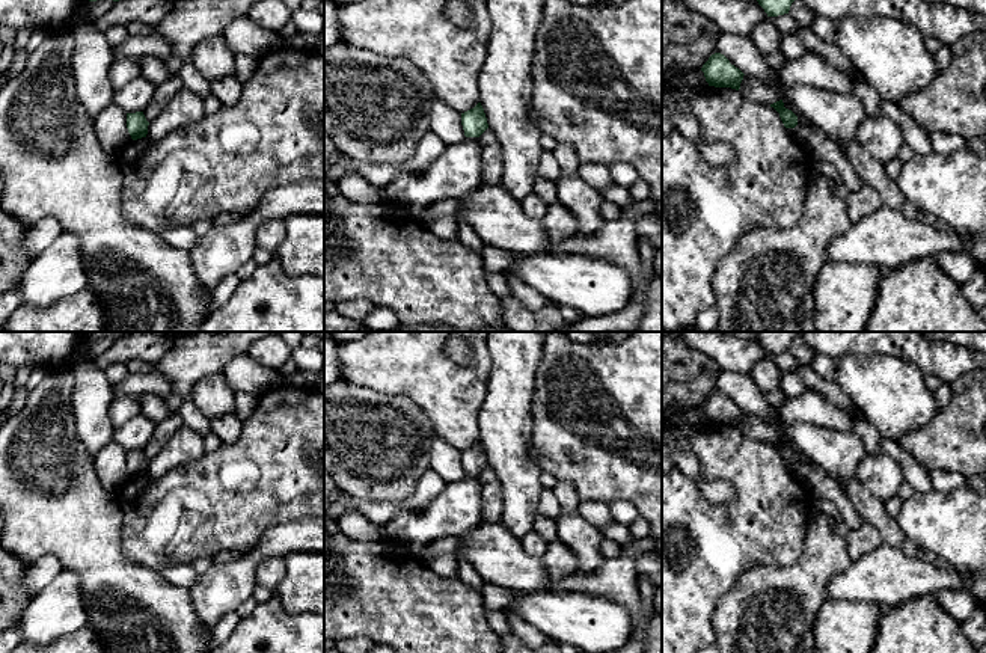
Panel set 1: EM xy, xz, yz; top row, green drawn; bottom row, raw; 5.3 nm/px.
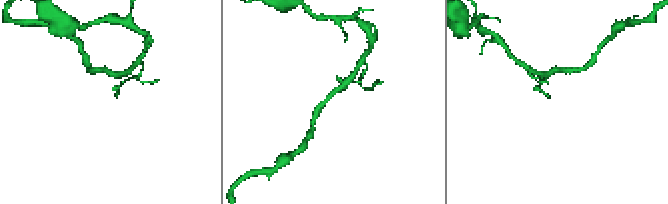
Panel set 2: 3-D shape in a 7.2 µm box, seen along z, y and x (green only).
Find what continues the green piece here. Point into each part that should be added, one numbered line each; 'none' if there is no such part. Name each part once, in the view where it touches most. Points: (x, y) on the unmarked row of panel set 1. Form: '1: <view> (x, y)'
none

